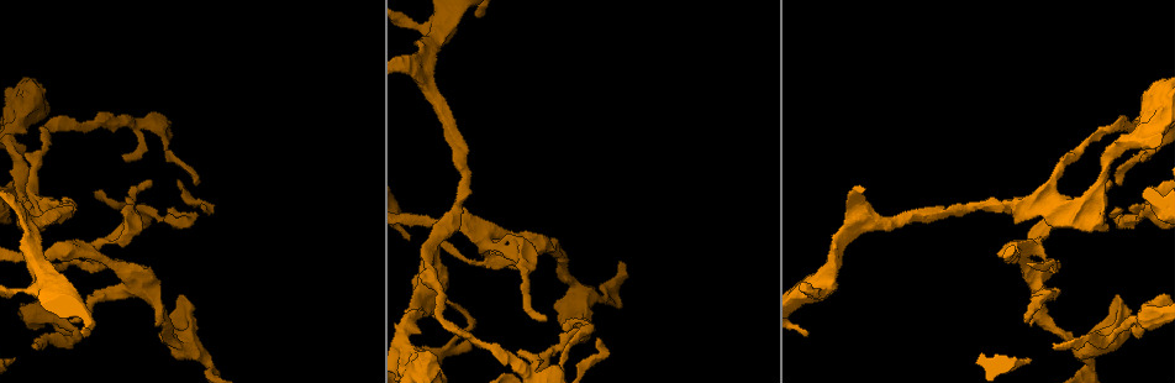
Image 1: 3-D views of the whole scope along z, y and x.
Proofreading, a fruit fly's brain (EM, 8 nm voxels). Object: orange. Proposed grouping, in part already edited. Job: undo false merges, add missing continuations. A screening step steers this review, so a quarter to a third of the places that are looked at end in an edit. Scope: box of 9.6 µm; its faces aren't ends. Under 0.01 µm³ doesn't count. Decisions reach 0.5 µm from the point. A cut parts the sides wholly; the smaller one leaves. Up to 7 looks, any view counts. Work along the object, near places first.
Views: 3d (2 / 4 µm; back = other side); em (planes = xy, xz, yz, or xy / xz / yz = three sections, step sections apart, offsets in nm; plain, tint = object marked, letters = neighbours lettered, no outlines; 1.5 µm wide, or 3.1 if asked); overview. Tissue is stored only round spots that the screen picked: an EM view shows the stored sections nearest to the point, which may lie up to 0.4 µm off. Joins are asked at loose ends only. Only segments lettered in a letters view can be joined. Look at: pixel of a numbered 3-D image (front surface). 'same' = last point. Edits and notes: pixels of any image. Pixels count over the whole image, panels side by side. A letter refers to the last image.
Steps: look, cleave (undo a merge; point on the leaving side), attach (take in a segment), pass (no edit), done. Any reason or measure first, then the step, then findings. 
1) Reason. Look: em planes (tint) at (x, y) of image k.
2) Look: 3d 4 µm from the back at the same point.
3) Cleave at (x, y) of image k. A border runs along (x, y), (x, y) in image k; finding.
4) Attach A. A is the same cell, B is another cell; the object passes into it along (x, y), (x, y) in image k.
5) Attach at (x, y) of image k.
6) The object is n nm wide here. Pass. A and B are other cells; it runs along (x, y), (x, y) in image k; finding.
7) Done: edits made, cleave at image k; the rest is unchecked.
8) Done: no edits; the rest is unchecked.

Narrows sharply. Look: 3d 4 µm at (561, 351) of image 1.

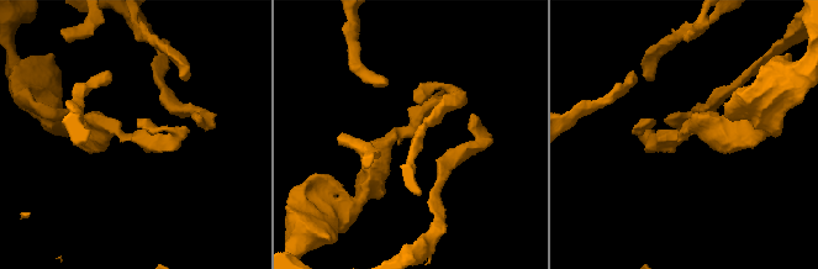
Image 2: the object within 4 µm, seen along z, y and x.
The arms are 220, 360 nm wide. Look: em planes (tint) at (683, 135) of image 2.

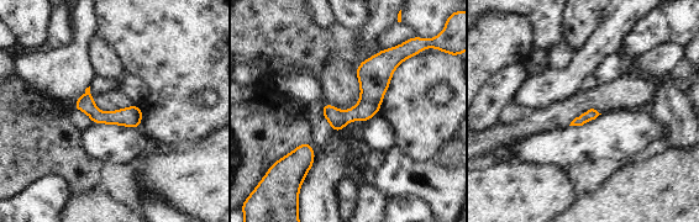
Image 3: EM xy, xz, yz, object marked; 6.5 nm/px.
See the neighbours. Look: em planes (letters) at the same point.

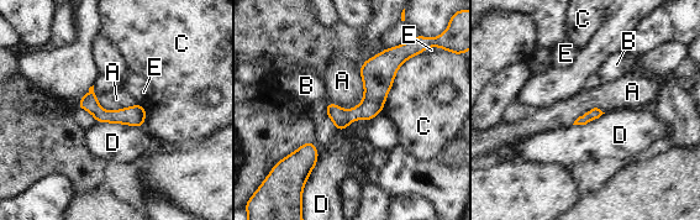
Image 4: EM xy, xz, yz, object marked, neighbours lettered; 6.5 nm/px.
Pass. A, B, C, D and E are other cells; it runs along (399, 54), (340, 127) in image 4; all the same cell.

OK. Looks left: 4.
Look: em planes (tint) at (138, 283) of image 1.

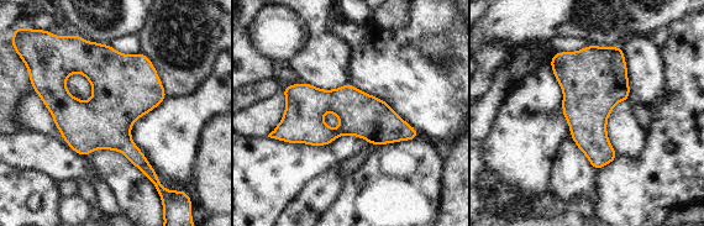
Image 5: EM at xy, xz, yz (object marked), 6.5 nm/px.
What lies round it. Look: em planes (letters) at the same point.

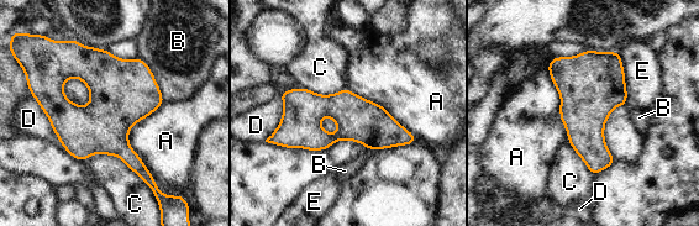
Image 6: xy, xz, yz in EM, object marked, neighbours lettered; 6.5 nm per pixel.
Pass. A, B, C, D and E are other cells; a border runs along (83, 159), (115, 154), (148, 187) in image 6; continuous, no second cell.

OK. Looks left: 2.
End of a long branch. Look: em yz step 4 (letters) at (409, 239) of image 1.

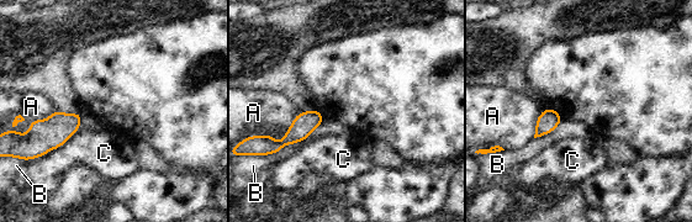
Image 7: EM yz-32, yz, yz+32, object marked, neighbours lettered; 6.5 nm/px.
Look: em planes (letters) at the same point.

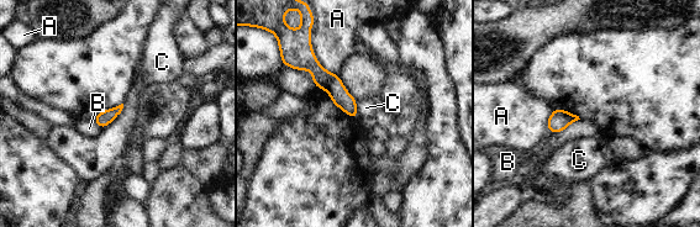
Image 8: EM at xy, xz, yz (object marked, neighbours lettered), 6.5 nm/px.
The object is 100 nm wide here; the longest contact is with A, 300 nm. Pass. A, B and C are other cells; no lettered segment goes on from it.

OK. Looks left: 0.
Done: no edits; the rest is unchecked.

